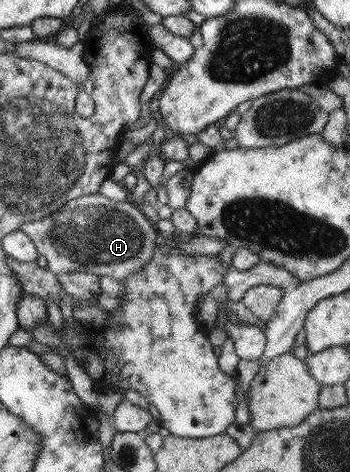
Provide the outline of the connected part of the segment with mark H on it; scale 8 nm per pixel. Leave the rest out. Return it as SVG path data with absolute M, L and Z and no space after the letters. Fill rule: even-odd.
M99 193L66 201L50 216L23 222L20 230L29 236L39 256L45 257L51 273L92 273L117 281L137 273L146 261L151 261L155 237L160 233L137 204L115 201Z

